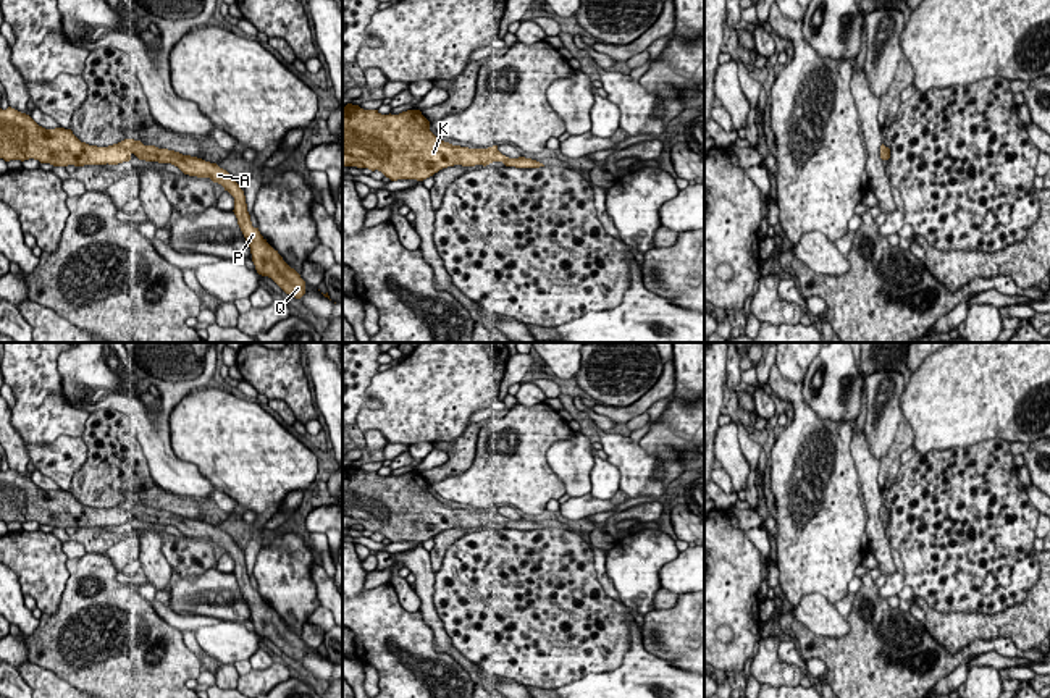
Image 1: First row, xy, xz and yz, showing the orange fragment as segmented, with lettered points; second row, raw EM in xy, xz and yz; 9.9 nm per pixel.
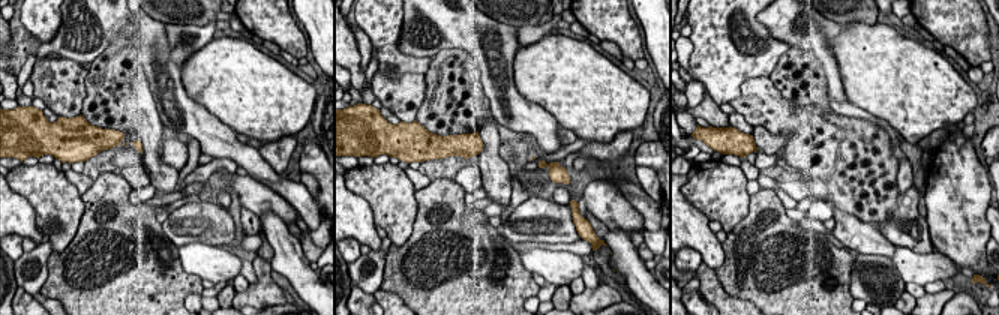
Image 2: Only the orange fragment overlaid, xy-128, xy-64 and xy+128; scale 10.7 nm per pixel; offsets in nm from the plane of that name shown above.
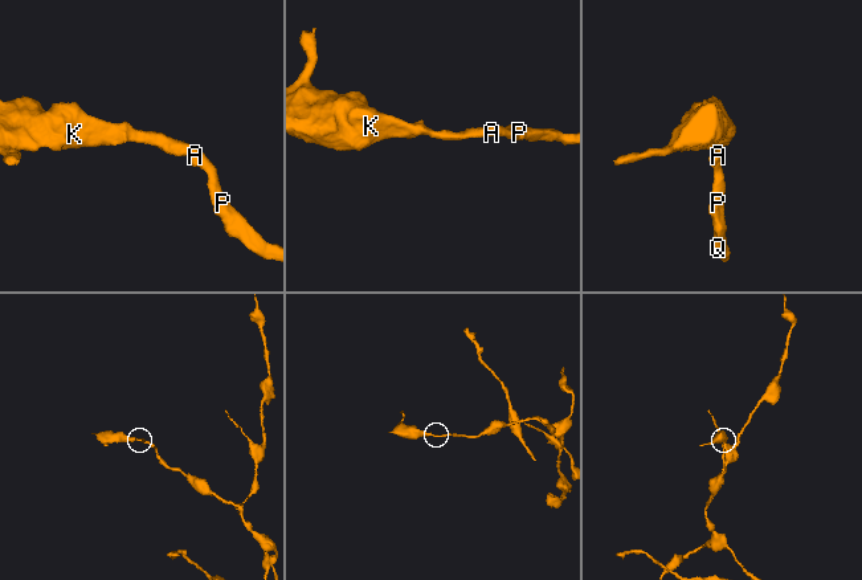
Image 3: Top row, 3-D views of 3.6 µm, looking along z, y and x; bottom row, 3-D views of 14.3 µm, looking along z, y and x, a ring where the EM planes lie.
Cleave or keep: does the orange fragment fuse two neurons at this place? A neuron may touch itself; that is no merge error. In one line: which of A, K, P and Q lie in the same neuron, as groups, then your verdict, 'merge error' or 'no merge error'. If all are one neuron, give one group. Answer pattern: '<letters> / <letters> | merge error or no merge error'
A K P Q | no merge error

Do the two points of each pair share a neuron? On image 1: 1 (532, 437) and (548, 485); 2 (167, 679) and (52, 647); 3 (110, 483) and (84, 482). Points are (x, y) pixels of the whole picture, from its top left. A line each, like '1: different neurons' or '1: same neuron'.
1: same neuron
2: same neuron
3: same neuron

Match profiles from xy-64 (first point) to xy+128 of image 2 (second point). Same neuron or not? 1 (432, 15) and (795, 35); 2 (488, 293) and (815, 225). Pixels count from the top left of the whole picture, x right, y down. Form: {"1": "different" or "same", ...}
{"1": "same", "2": "different"}

